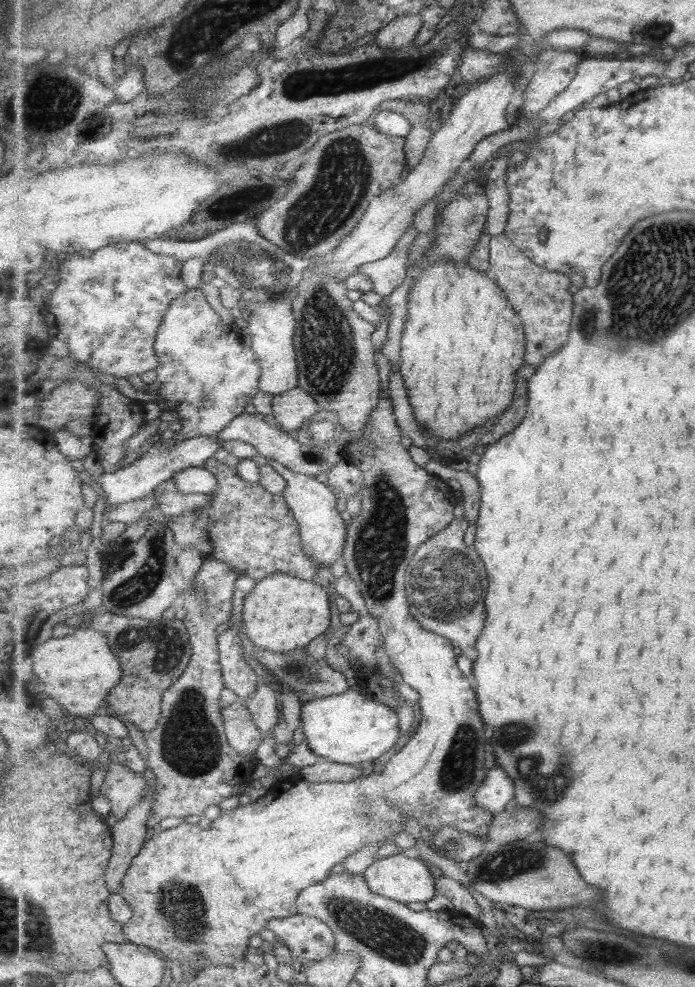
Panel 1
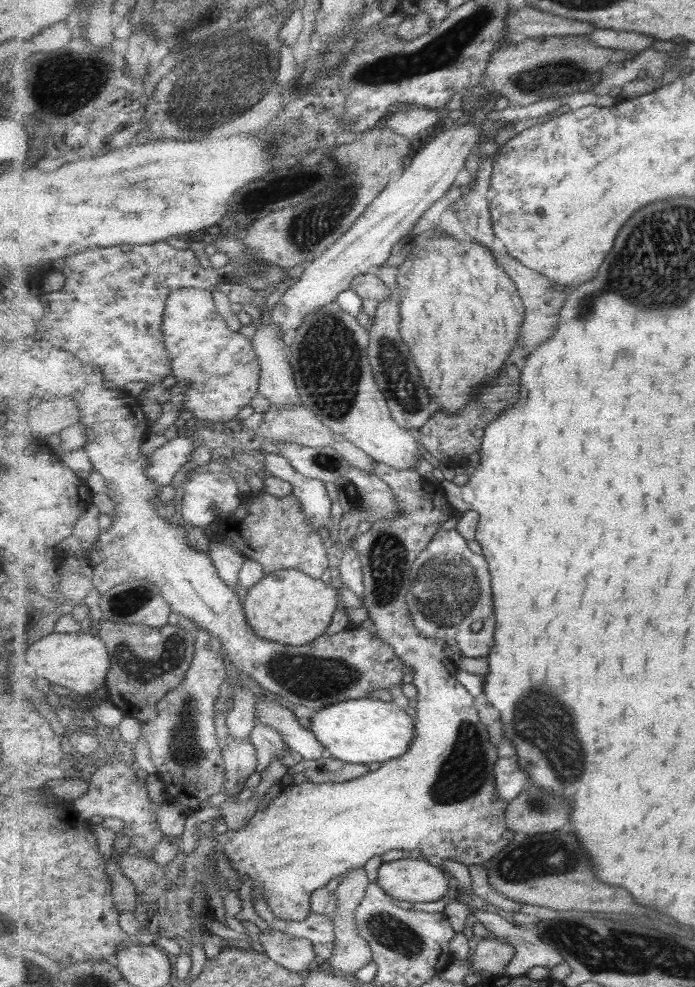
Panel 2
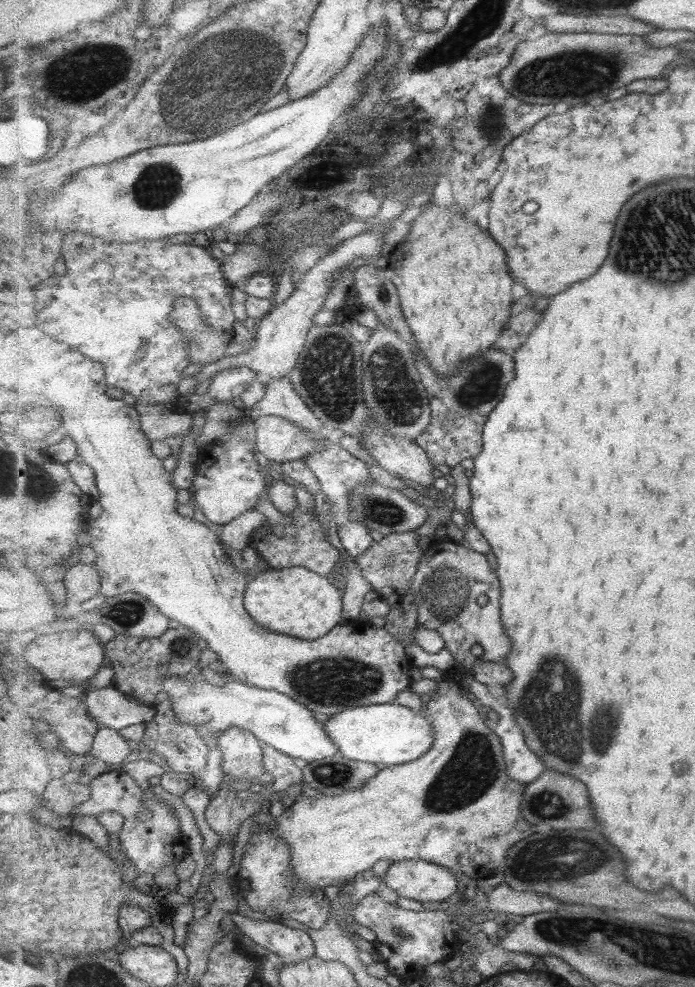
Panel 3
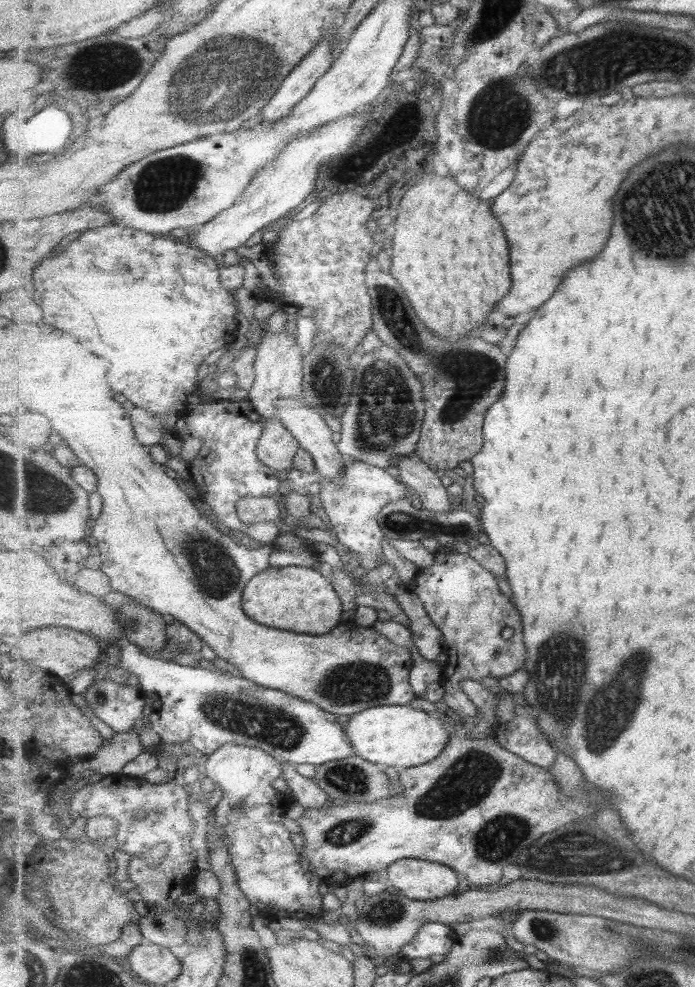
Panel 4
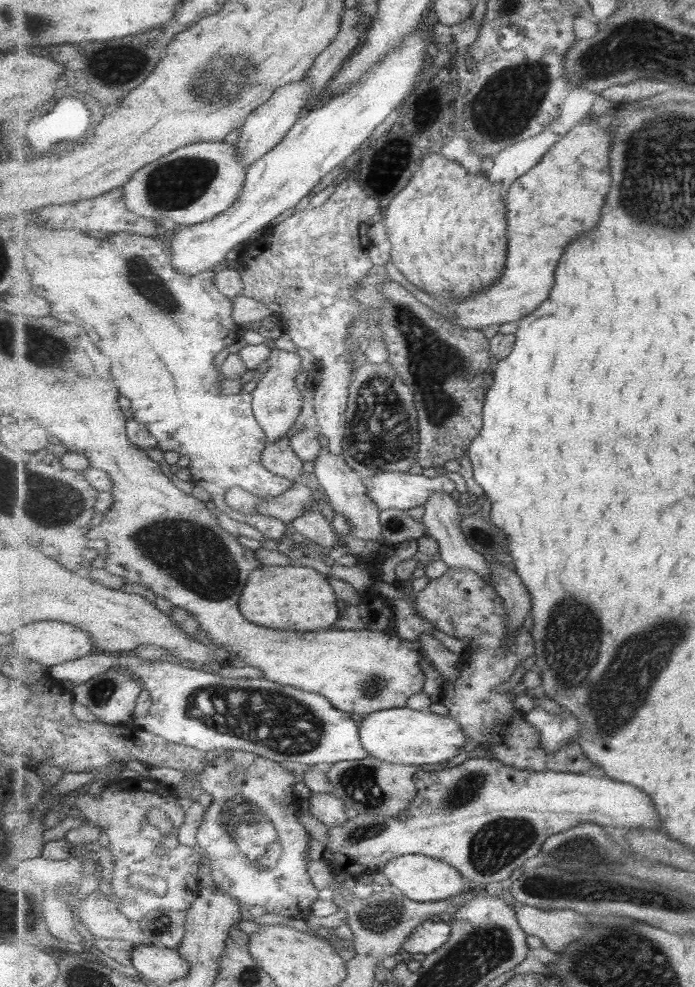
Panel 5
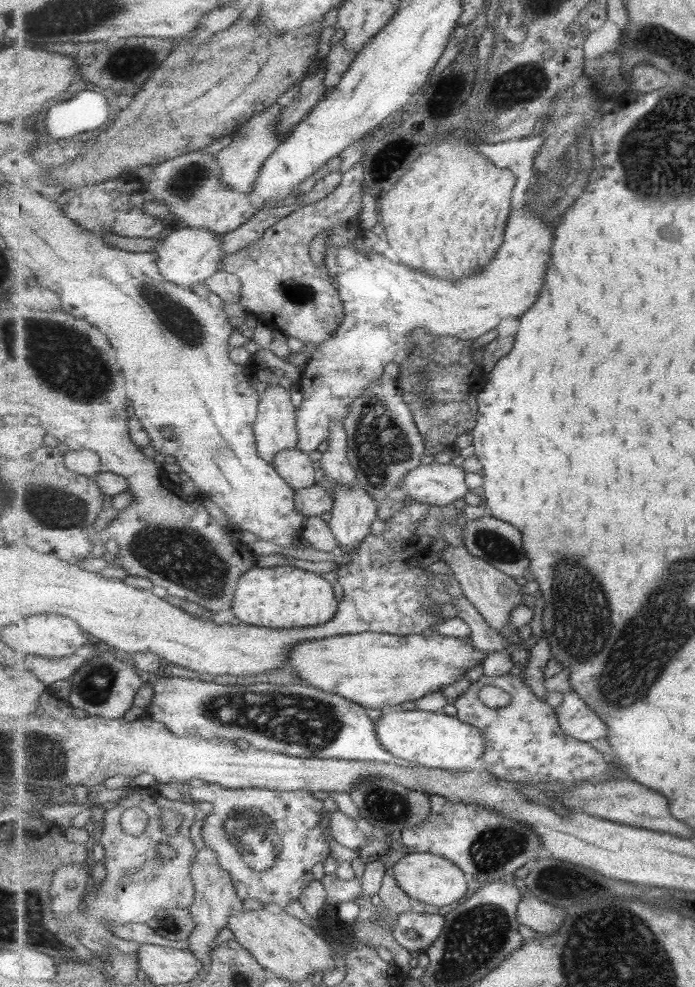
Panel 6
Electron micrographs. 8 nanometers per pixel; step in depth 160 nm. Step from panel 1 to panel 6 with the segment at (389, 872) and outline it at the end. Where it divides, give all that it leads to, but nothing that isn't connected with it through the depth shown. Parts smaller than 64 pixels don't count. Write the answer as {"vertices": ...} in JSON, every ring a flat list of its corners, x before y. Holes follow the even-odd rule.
{"vertices":[[427,852,409,853,394,864,393,870,399,886,410,897,435,905,442,910,441,906,453,906,455,908,455,905,462,902,469,892,468,877,464,869,447,857,436,856]]}

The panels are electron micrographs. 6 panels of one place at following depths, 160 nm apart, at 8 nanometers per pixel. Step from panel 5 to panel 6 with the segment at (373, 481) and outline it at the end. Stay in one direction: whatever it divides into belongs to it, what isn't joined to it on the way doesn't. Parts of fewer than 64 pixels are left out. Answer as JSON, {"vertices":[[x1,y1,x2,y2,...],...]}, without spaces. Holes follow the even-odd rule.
{"vertices":[[430,463,421,465,408,472,408,475,402,480,402,486,406,489,406,496,419,500,423,504,451,505,459,498,465,498,465,494,470,492,467,482,465,482,467,473,462,467,448,464]]}

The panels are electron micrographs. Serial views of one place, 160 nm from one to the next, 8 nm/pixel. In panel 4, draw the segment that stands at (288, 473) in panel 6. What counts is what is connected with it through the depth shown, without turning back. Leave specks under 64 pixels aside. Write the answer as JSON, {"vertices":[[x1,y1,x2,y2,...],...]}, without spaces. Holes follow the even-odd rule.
{"vertices":[[266,419,264,436,258,444,258,455,263,464,276,471,291,471,300,449,300,442,279,419]]}

